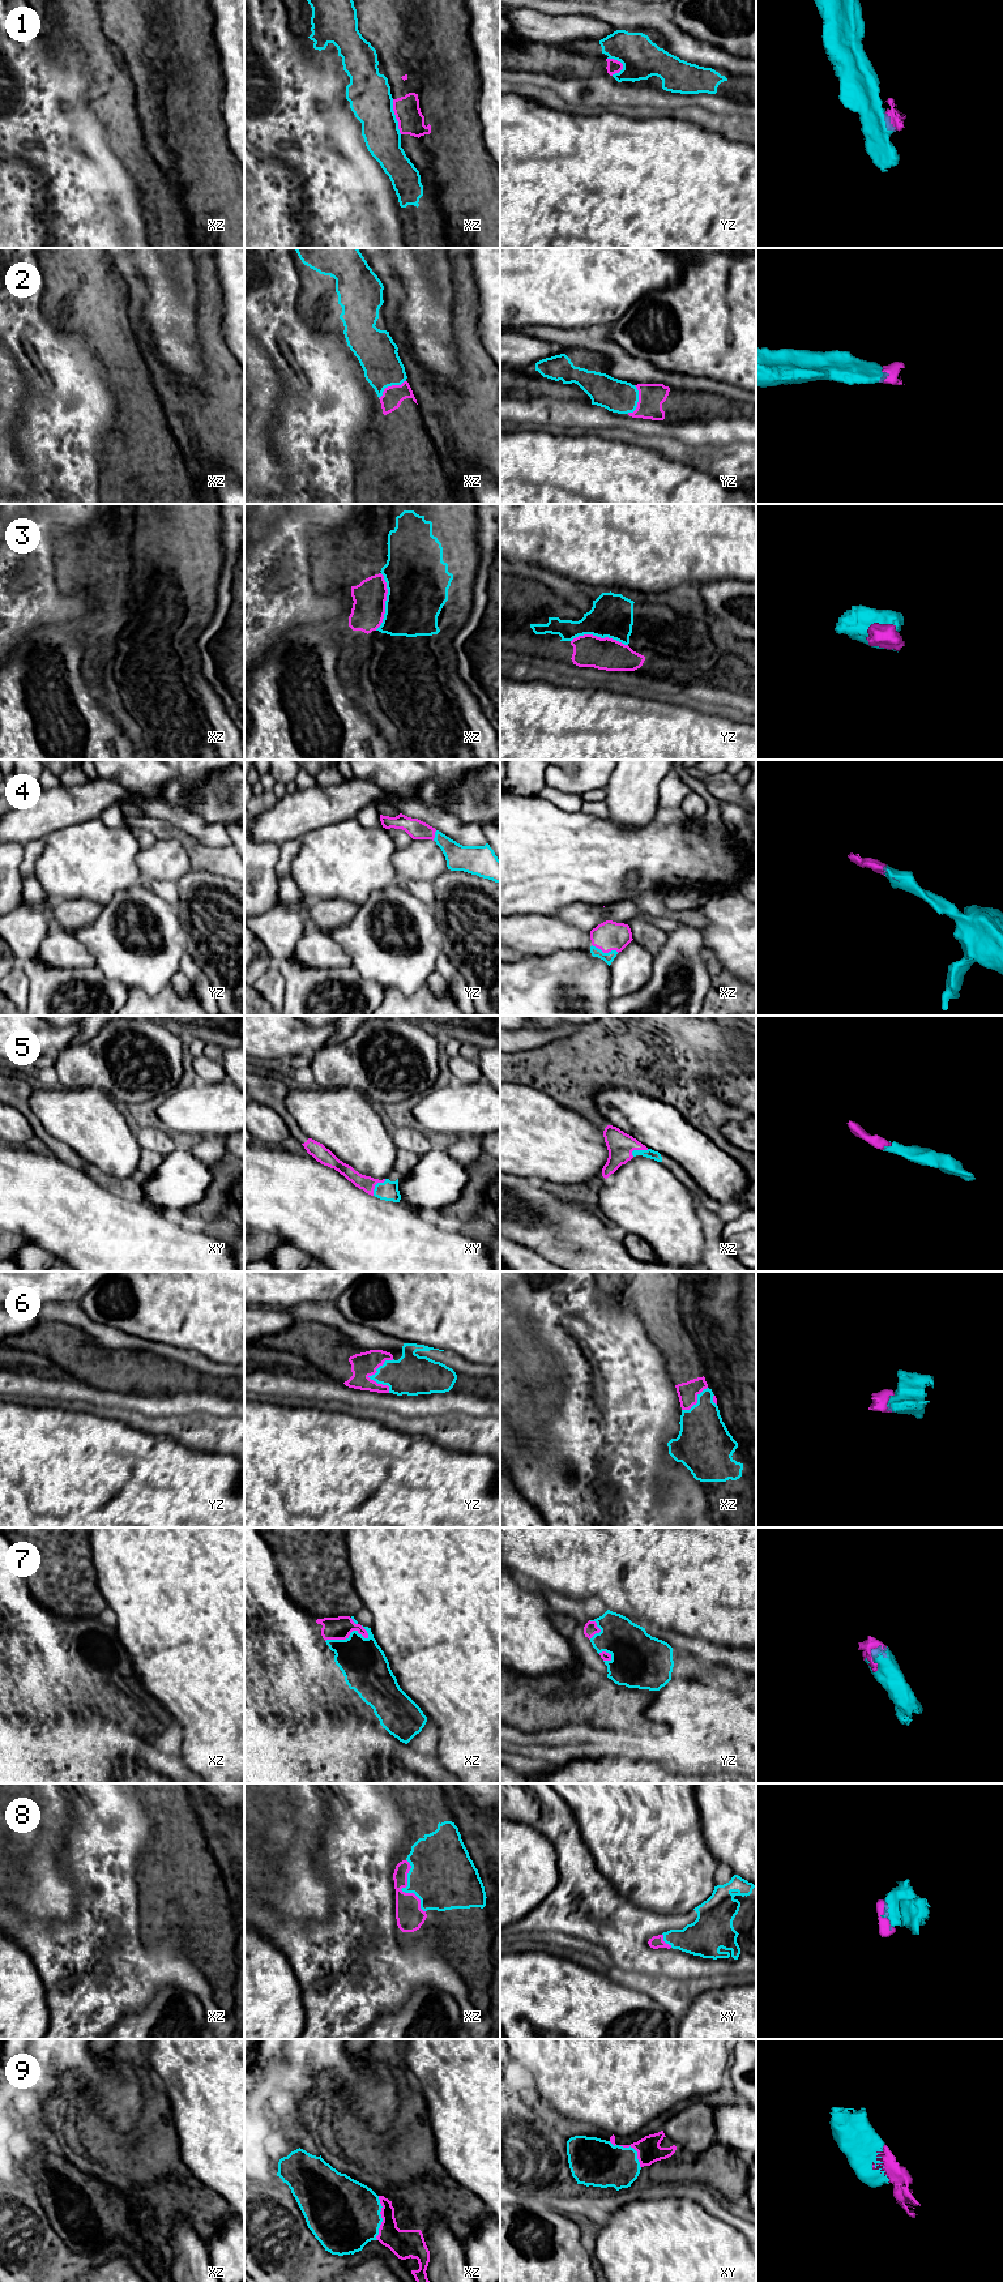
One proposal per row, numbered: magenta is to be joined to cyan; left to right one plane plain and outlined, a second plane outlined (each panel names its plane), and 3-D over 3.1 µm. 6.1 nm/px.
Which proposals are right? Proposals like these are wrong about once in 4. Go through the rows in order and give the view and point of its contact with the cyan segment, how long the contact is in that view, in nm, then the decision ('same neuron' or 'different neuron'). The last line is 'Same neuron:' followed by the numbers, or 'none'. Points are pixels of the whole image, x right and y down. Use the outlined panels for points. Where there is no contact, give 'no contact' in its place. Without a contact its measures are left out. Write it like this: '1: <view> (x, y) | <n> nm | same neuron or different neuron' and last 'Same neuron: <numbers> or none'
1: xz (395, 116) | 220 nm | different neuron
2: yz (637, 401) | 180 nm | same neuron
3: xz (385, 602) | 360 nm | different neuron
4: xz (605, 953) | 180 nm | same neuron
5: xy (375, 1186) | 130 nm | same neuron
6: yz (370, 1377) | 220 nm | same neuron
7: xz (349, 1636) | 280 nm | same neuron
8: xz (401, 1889) | 340 nm | same neuron
9: xz (382, 2218) | 280 nm | same neuron
Same neuron: 2, 4, 5, 6, 7, 8, 9

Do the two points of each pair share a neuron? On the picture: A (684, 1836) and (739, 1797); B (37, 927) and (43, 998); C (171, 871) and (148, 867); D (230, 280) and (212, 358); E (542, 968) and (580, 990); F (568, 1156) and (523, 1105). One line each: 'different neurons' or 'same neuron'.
A: different neurons
B: same neuron
C: same neuron
D: different neurons
E: same neuron
F: same neuron

